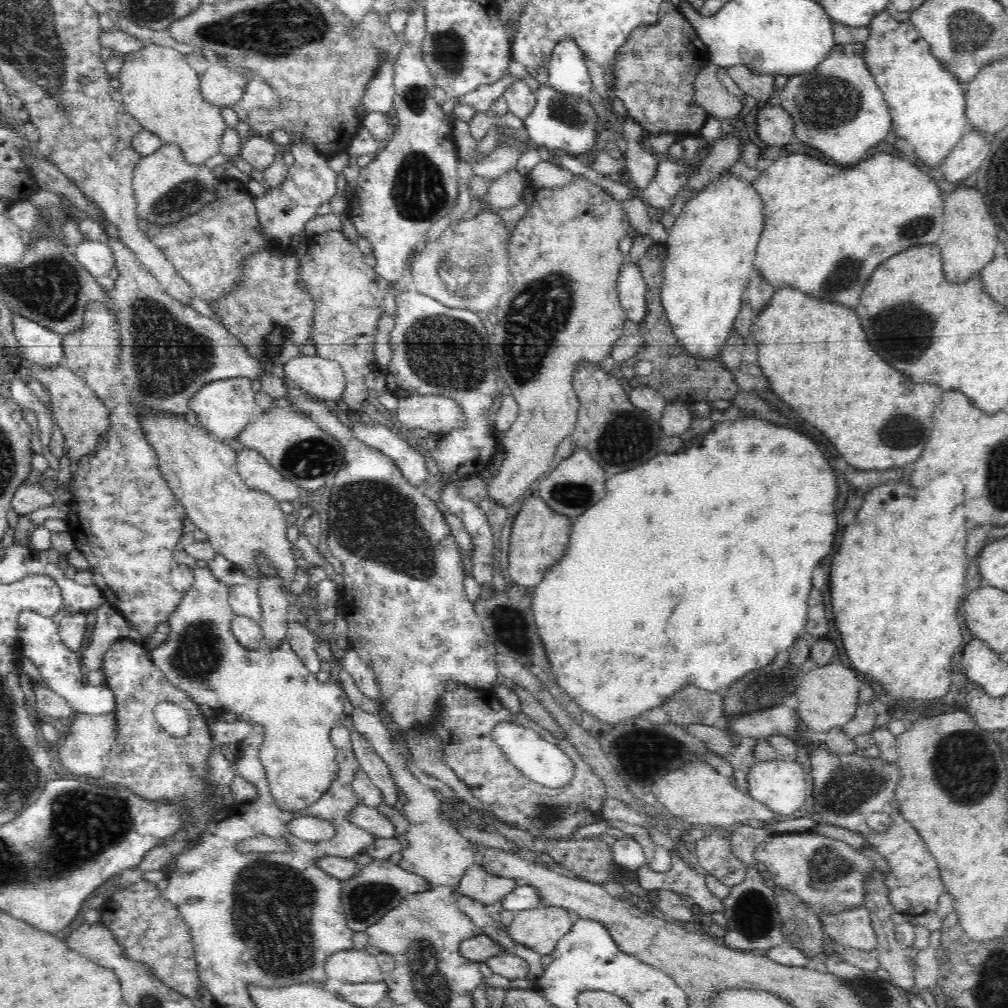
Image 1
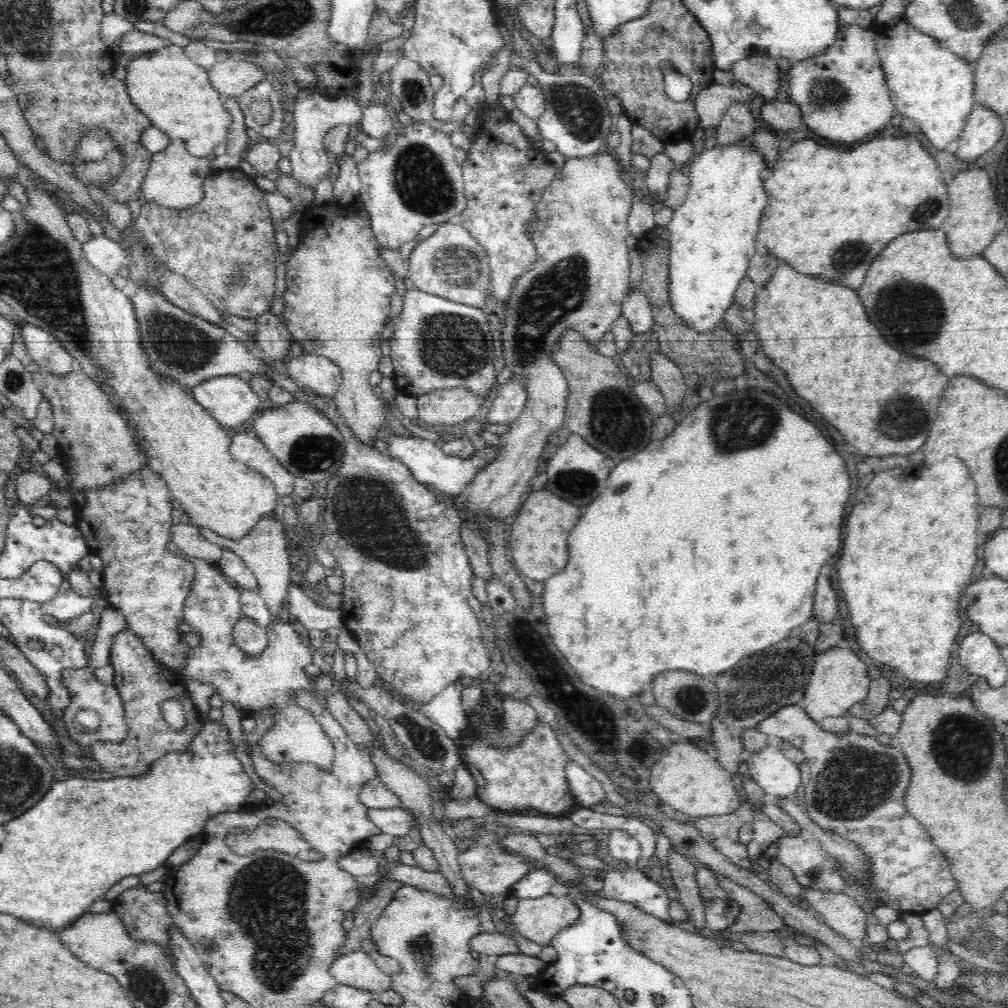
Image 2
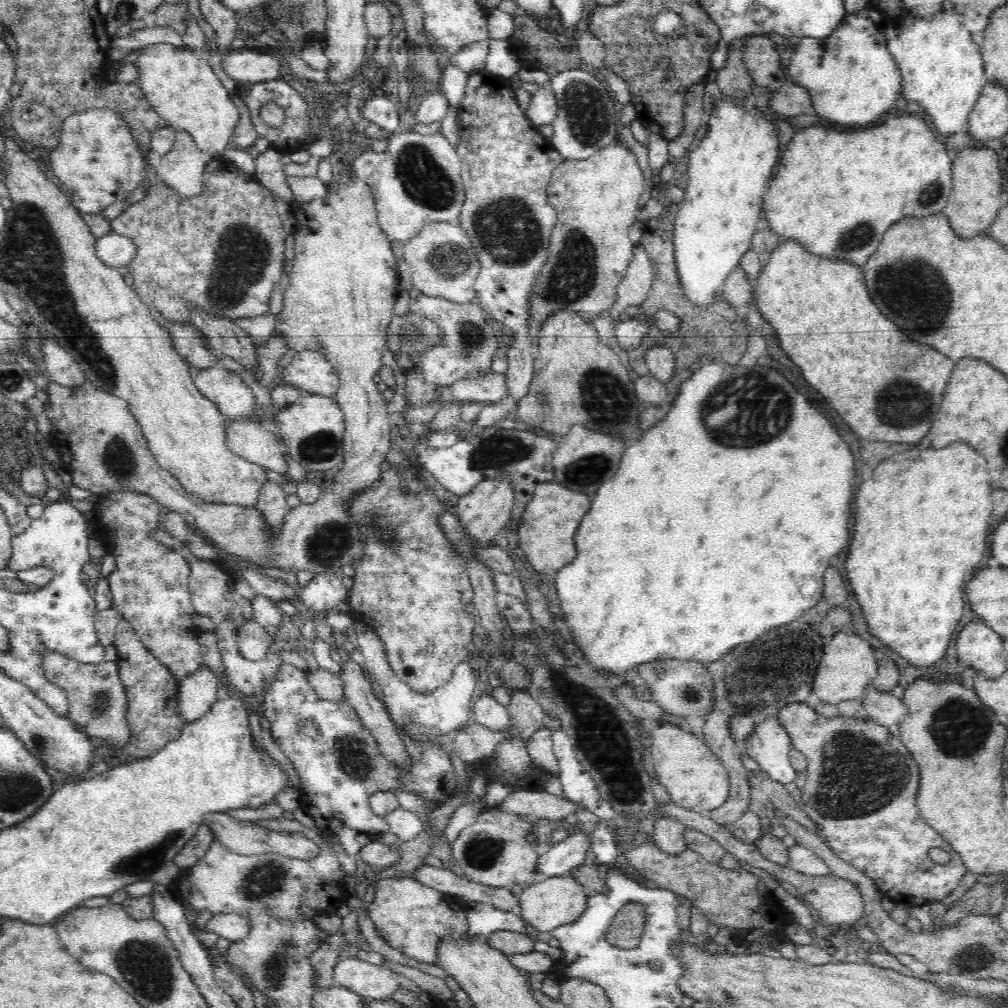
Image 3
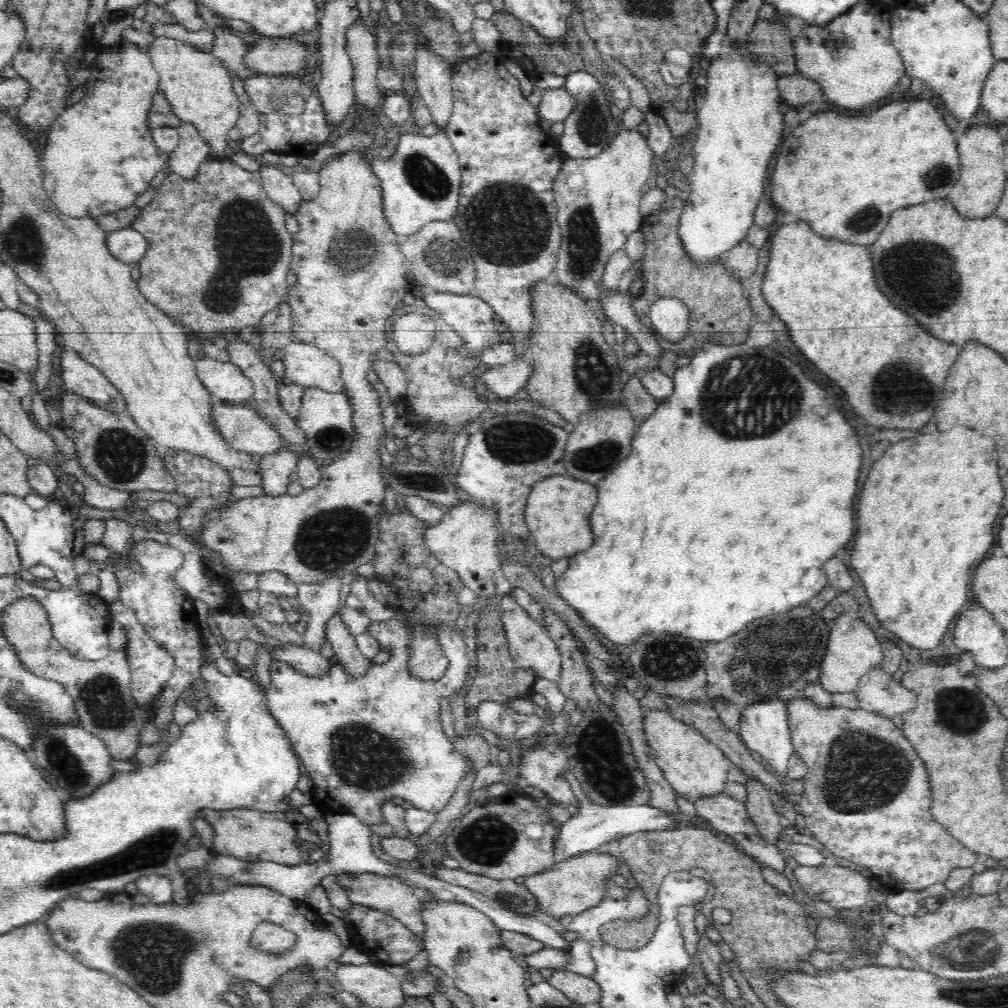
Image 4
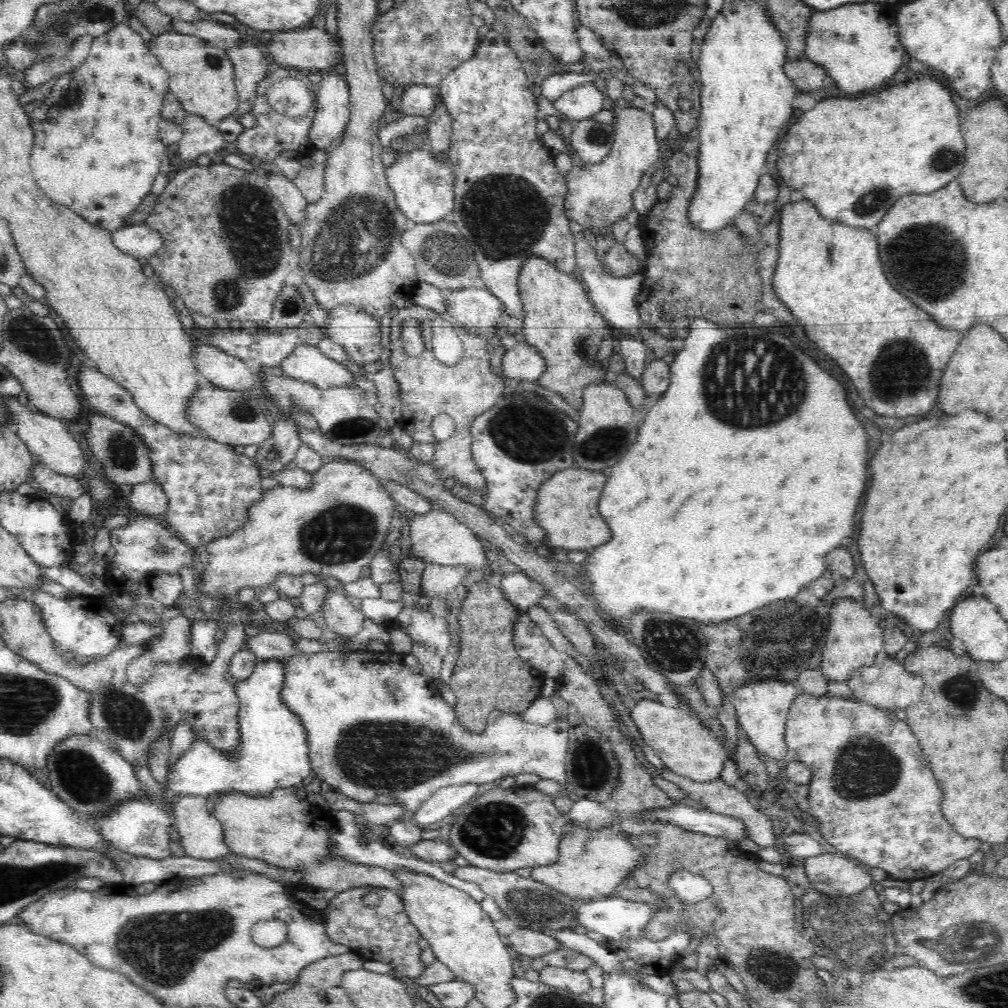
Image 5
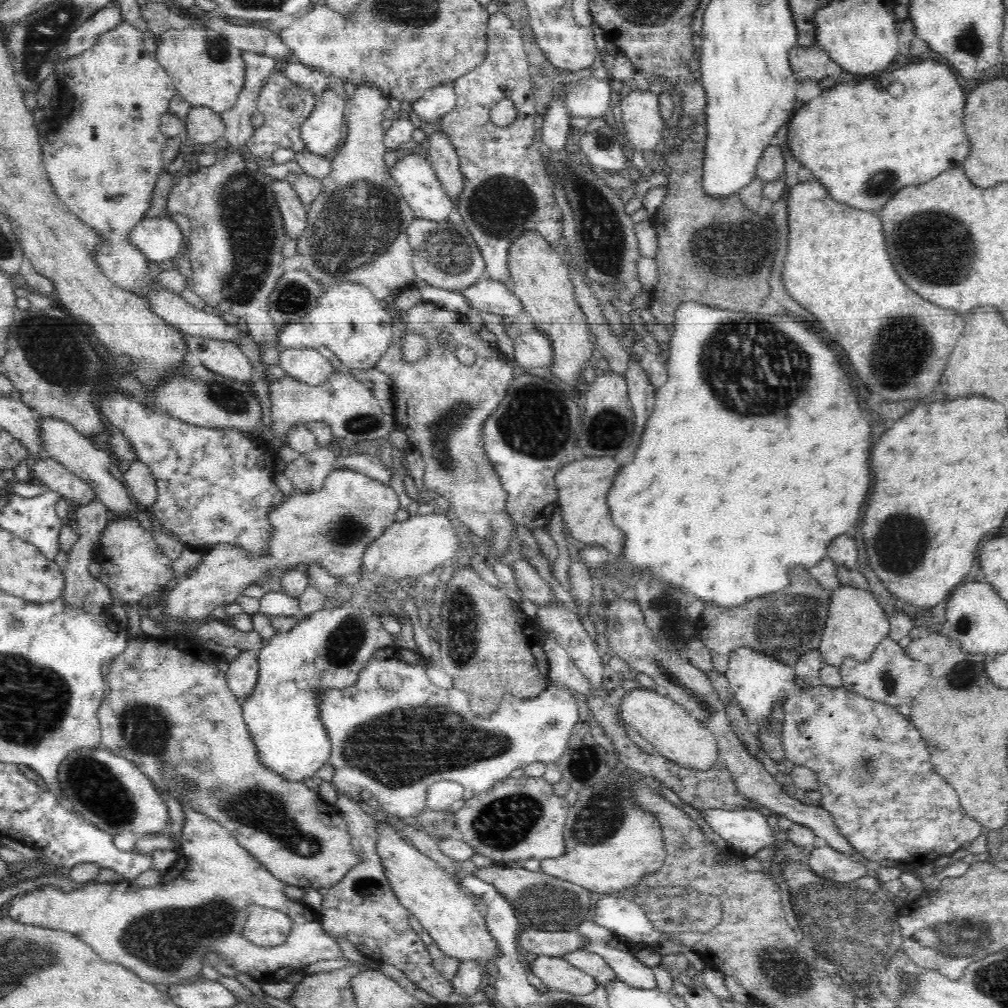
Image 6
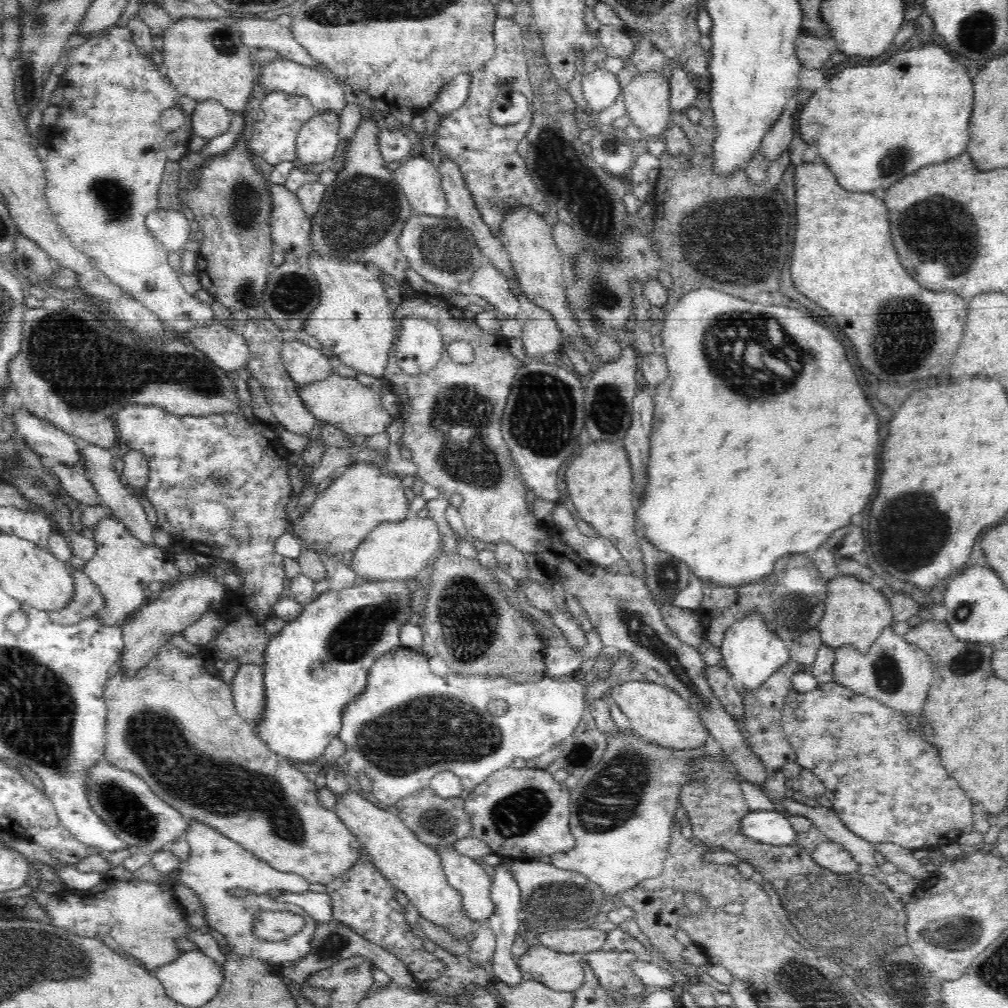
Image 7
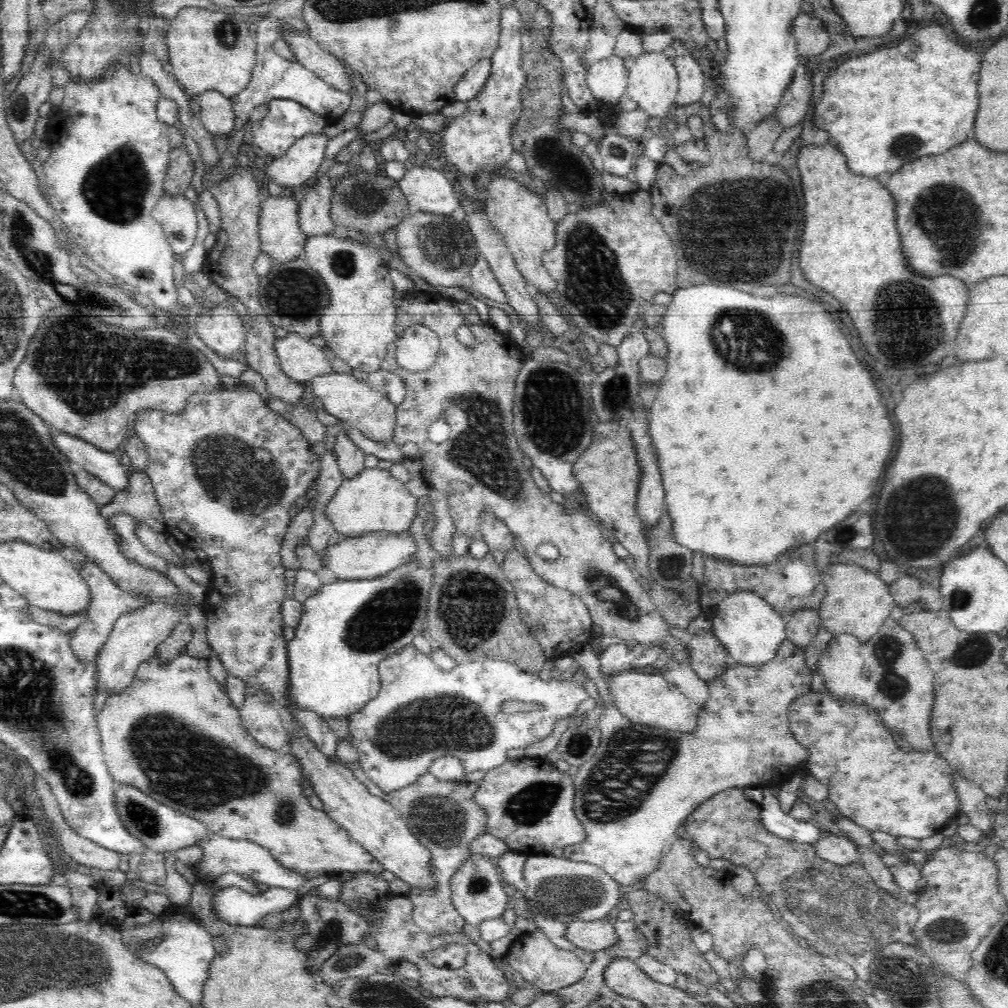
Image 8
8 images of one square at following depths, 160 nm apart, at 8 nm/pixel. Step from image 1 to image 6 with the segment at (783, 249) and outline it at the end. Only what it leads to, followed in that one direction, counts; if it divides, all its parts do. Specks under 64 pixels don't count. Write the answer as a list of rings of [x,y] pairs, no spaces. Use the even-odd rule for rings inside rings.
[[[926,59],[896,72],[860,75],[856,84],[837,84],[822,91],[792,116],[787,146],[793,157],[810,169],[813,180],[826,187],[832,200],[856,210],[878,213],[898,190],[927,184],[938,174],[963,166],[971,151],[963,123],[967,99],[954,74],[939,61]]]

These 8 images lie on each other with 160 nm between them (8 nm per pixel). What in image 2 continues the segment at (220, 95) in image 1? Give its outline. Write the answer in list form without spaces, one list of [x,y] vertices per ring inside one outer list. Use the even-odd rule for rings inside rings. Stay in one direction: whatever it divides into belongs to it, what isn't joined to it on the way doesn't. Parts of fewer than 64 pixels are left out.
[[[228,58],[211,66],[207,69],[207,73],[212,88],[222,96],[226,95],[230,98],[242,94],[266,78],[260,60],[250,63]]]

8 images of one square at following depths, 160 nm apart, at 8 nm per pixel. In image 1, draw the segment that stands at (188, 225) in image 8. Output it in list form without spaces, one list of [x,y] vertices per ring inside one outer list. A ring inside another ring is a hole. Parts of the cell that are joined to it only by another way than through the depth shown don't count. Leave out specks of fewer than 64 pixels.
[[[105,239],[83,240],[73,246],[78,262],[94,277],[106,276],[115,266],[112,251]]]

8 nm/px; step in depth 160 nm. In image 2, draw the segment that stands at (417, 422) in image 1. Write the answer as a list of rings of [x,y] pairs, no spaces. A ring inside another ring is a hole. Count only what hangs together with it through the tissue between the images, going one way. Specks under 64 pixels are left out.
[[[464,388],[438,389],[418,395],[416,397],[418,405],[418,415],[428,426],[436,427],[445,425],[446,427],[459,426],[466,423],[468,420],[476,418],[481,406],[488,403],[487,397],[478,397],[474,393]]]

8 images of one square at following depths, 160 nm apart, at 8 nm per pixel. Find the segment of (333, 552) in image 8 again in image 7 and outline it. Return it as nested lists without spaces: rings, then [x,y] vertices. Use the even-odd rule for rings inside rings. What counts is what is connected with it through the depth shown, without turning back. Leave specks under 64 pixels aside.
[[[408,517],[400,522],[386,522],[378,526],[362,544],[350,554],[345,563],[356,573],[357,578],[366,580],[406,580],[427,573],[443,538],[432,518]]]

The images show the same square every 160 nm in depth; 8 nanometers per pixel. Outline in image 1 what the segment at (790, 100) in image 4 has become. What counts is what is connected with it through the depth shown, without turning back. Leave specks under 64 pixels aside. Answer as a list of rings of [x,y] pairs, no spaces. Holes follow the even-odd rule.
[[[780,105],[768,106],[757,112],[758,138],[768,146],[784,146],[797,142],[792,117]]]

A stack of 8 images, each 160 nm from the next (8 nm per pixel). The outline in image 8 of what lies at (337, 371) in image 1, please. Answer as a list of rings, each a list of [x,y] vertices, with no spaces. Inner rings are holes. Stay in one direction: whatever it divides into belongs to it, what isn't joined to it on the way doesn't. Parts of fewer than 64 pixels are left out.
[[[288,333],[274,342],[274,350],[282,371],[298,383],[333,372],[331,357],[302,335]]]

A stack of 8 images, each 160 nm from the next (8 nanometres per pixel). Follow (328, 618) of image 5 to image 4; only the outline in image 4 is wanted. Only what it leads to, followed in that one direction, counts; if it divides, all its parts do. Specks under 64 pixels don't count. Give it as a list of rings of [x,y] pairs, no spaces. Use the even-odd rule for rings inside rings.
[[[335,613],[326,622],[326,638],[332,645],[338,664],[344,667],[344,671],[352,678],[361,678],[371,668],[371,660],[360,653],[356,647],[355,636],[350,633],[348,627],[339,613]]]

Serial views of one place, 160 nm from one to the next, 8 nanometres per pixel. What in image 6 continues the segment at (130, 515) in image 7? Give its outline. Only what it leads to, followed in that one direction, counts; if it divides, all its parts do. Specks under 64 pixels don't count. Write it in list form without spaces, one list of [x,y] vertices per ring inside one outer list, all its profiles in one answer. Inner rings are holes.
[[[41,418],[40,435],[44,452],[40,456],[45,459],[53,459],[64,465],[66,469],[73,472],[76,476],[84,479],[94,489],[97,500],[106,508],[118,516],[131,514],[129,512],[138,512],[138,506],[132,503],[133,498],[129,495],[124,480],[114,478],[110,474],[110,467],[113,466],[110,454],[107,451],[98,450],[88,437],[80,434],[70,424],[59,420],[58,418]]]

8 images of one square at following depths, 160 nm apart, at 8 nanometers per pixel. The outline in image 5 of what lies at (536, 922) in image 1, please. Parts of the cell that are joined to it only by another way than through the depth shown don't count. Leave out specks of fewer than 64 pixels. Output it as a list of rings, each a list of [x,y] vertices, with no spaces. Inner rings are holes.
[[[575,826],[564,835],[559,844],[559,857],[552,865],[536,866],[532,870],[530,879],[556,889],[558,893],[586,902],[610,896],[615,888],[620,885],[631,872],[644,864],[643,852],[635,849],[628,842],[627,834],[623,832],[613,835],[612,826],[604,830],[587,830]]]

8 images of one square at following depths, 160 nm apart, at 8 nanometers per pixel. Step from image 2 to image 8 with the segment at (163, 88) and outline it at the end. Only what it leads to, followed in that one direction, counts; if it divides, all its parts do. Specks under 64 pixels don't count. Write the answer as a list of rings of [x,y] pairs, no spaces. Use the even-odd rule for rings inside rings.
[[[190,6],[182,8],[166,30],[172,76],[191,98],[208,90],[217,90],[230,98],[248,86],[256,66],[257,43],[241,16],[226,10],[214,12]]]

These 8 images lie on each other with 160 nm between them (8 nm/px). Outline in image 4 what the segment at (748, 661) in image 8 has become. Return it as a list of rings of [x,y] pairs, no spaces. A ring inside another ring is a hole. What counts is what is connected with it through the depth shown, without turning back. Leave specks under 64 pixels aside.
[[[768,700],[768,702],[758,702],[750,704],[741,710],[740,724],[736,732],[750,750],[758,752],[764,758],[764,762],[771,764],[775,774],[785,778],[788,772],[788,762],[794,754],[792,739],[790,739],[790,725],[788,724],[788,700]]]

